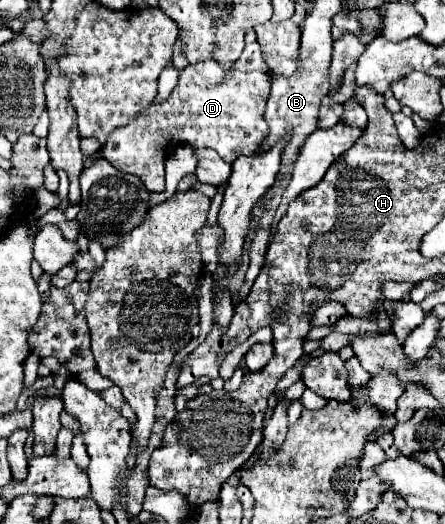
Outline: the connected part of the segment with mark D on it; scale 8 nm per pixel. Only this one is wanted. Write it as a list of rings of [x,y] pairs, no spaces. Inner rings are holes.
[[[206,59],[182,69],[180,81],[170,93],[168,99],[156,103],[152,101],[146,109],[142,109],[130,123],[116,127],[106,145],[100,149],[100,155],[118,171],[126,171],[130,175],[138,175],[150,191],[164,191],[164,163],[176,151],[178,145],[192,145],[194,149],[210,147],[234,163],[240,155],[258,153],[264,139],[268,137],[268,123],[264,119],[264,107],[270,93],[270,75],[266,73],[240,73],[240,71],[224,71],[214,59]]]

